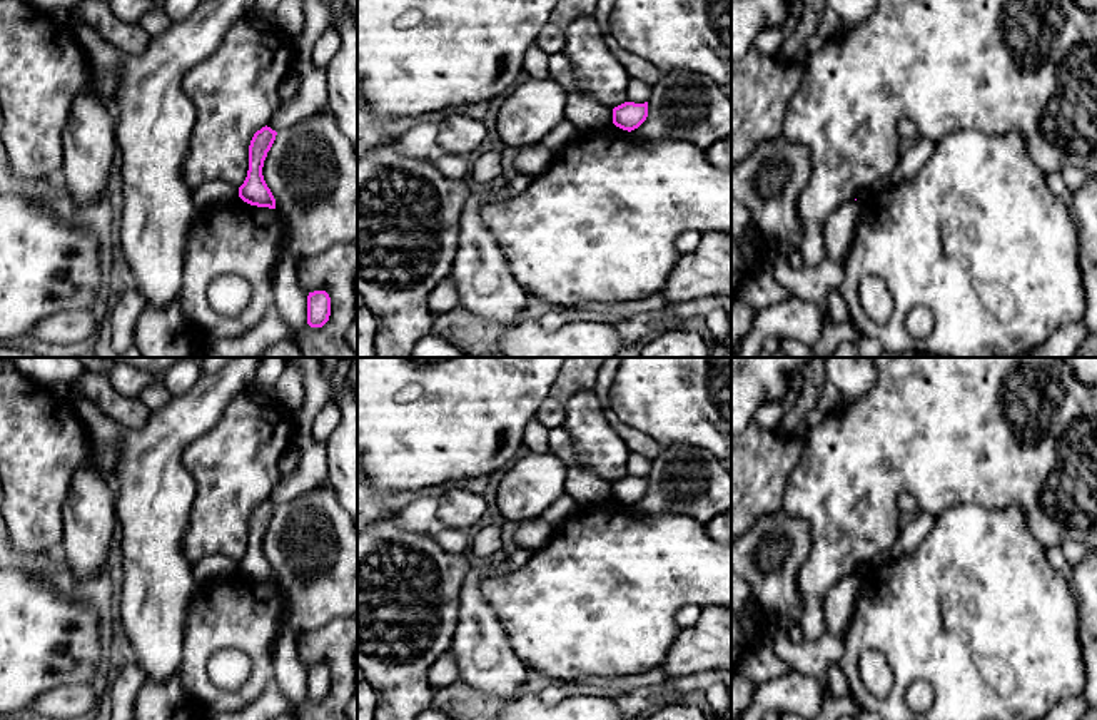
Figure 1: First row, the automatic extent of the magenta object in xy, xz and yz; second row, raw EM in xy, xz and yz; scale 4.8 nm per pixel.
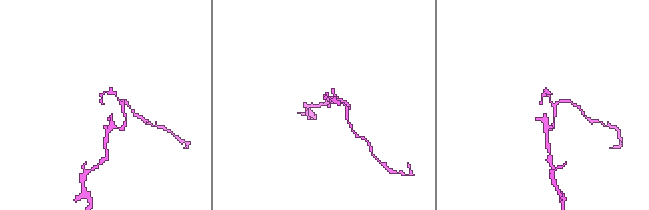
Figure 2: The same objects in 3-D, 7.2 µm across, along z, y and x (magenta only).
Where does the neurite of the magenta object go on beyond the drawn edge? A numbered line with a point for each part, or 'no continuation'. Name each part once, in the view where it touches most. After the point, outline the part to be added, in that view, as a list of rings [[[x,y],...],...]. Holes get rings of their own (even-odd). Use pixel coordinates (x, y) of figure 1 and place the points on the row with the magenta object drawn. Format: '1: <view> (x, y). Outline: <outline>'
no continuation

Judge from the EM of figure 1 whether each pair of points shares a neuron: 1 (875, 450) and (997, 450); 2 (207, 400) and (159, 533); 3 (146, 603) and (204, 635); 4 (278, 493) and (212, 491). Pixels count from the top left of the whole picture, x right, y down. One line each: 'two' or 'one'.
1: one
2: one
3: two
4: two

